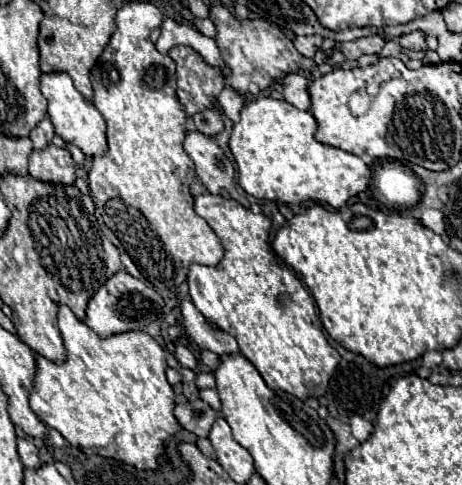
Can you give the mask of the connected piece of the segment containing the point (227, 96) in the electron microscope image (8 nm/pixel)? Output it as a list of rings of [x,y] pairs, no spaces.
[[[227,85],[227,89],[223,89],[223,93],[219,95],[217,101],[219,101],[221,111],[223,111],[233,123],[237,123],[237,121],[239,121],[239,113],[241,113],[241,109],[243,109],[243,105],[245,105],[243,93],[235,93],[235,89],[231,89],[231,87]]]

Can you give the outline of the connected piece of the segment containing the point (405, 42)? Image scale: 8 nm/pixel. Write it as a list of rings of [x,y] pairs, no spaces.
[[[413,31],[413,33],[409,33],[409,35],[403,35],[403,37],[397,39],[397,43],[399,43],[401,47],[413,49],[413,51],[423,51],[423,49],[427,49],[427,45],[425,45],[425,33],[423,33],[423,31]]]

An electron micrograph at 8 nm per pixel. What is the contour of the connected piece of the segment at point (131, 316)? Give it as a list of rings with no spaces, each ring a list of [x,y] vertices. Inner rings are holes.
[[[119,271],[111,279],[107,279],[107,283],[89,301],[87,327],[91,327],[101,337],[111,337],[115,333],[125,333],[125,331],[137,331],[147,327],[151,321],[159,319],[163,307],[165,303],[155,289],[147,287],[127,271]]]

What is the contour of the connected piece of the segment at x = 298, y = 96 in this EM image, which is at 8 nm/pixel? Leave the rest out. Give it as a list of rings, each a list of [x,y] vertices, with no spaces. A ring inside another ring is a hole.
[[[289,73],[283,79],[283,97],[285,101],[289,101],[291,105],[295,105],[297,109],[309,111],[311,109],[311,101],[309,101],[309,79],[301,73]]]

